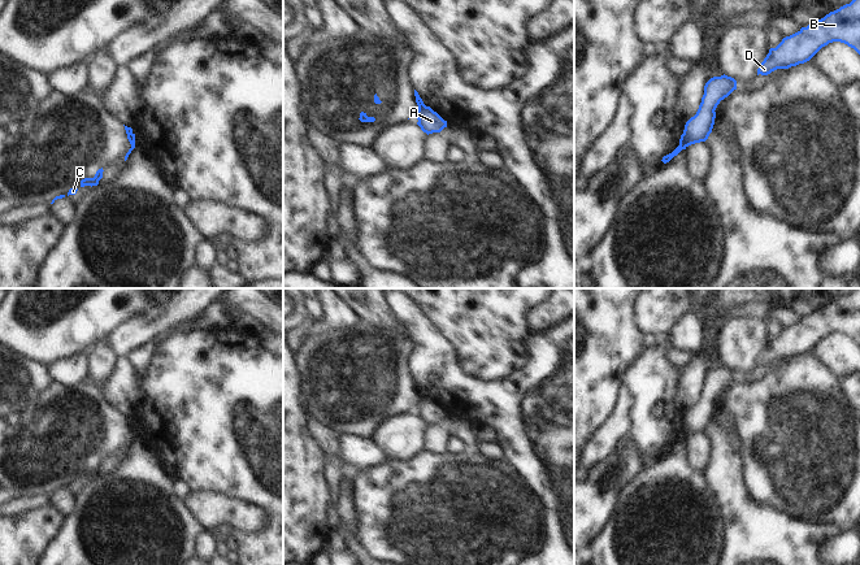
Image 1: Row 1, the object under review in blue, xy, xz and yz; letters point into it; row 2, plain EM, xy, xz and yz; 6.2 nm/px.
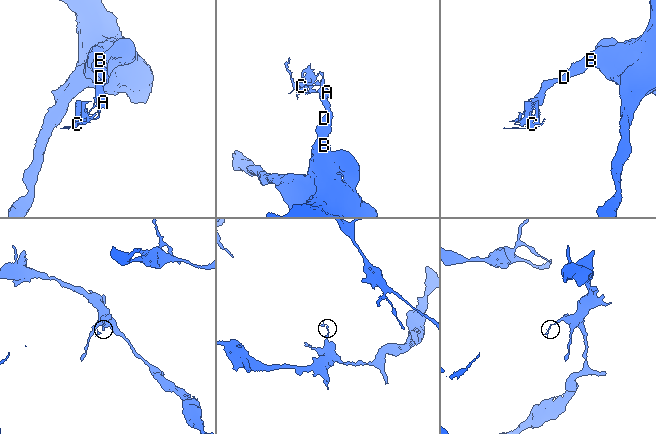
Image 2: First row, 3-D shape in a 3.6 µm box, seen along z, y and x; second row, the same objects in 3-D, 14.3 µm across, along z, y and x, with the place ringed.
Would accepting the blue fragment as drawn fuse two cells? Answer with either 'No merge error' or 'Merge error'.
Merge error.

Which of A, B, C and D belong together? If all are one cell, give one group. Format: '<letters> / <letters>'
A B D / C

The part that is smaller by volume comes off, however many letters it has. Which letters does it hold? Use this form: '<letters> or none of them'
C

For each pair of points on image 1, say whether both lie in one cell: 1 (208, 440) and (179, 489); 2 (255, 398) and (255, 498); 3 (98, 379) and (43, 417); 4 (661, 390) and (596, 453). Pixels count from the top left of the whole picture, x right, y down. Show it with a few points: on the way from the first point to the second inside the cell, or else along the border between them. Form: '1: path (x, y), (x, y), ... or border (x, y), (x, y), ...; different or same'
1: border (177, 479), (190, 490); different
2: path (229, 409), (230, 469); same
3: border (86, 377), (99, 389); different
4: path (644, 401), (609, 437); same

